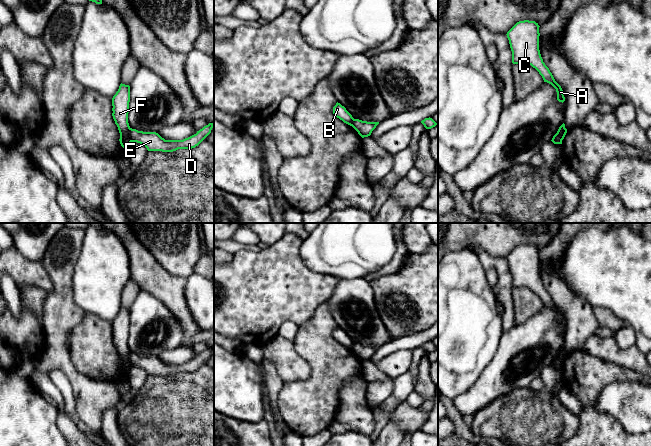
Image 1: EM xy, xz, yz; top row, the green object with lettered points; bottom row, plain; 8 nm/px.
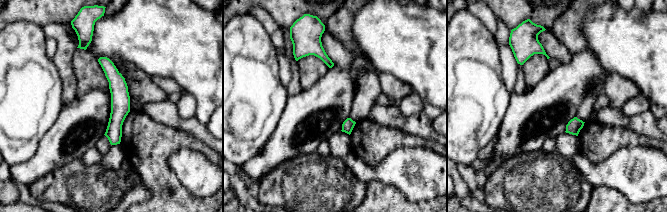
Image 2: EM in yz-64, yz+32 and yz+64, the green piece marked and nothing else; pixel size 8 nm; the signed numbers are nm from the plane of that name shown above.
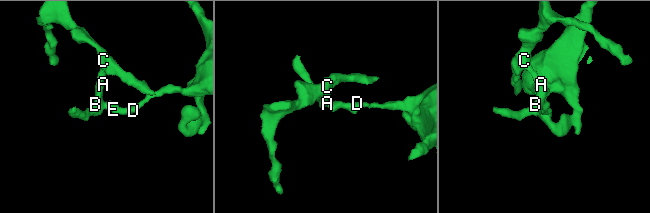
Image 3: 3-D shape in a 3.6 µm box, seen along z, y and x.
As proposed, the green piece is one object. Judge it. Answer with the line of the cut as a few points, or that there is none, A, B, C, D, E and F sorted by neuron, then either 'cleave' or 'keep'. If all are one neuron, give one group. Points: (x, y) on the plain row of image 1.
cut yz (564, 351), (559, 355), (562, 363); groups A B C F / D E; cleave

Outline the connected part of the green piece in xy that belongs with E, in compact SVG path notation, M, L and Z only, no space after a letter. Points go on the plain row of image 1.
M214 346L209 347L196 358L183 364L165 364L156 356L143 356L130 352L129 360L131 366L144 369L148 375L173 376L178 373L192 373L198 370L210 357Z

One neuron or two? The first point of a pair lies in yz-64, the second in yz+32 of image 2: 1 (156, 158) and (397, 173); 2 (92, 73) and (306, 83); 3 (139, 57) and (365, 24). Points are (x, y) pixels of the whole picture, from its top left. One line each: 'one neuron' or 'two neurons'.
1: two neurons
2: one neuron
3: one neuron

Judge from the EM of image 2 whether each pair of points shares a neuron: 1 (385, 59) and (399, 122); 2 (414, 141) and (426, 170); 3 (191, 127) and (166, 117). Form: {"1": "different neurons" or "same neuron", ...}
{"1": "different neurons", "2": "different neurons", "3": "same neuron"}

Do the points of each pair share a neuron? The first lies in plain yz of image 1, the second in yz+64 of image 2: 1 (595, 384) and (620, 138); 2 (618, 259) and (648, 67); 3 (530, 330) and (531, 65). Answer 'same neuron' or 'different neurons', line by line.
1: same neuron
2: same neuron
3: different neurons

